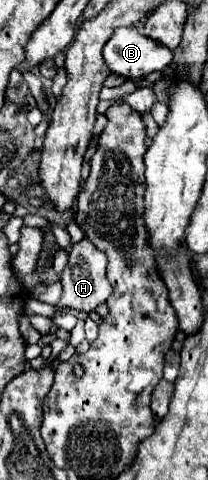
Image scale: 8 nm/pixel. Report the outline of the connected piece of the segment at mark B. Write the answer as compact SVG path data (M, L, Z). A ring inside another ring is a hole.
M119 27L103 47L109 69L127 79L139 79L151 71L165 69L173 61L173 51L159 41L151 41L135 27Z

